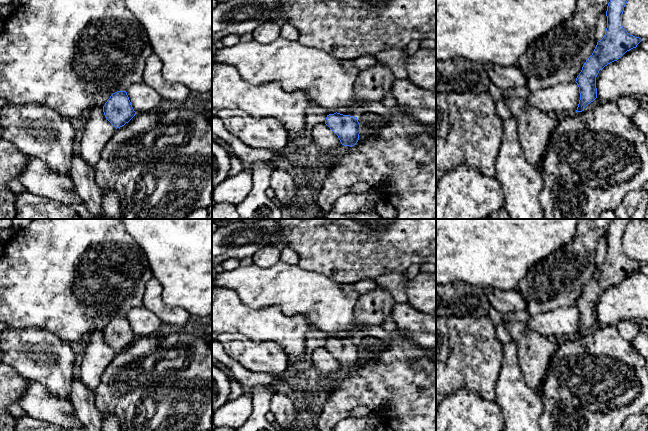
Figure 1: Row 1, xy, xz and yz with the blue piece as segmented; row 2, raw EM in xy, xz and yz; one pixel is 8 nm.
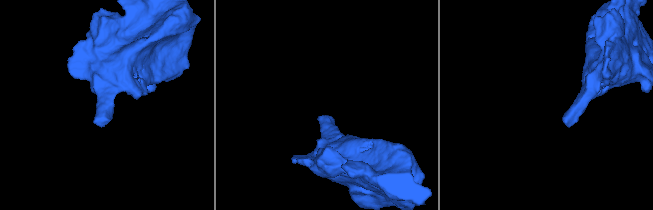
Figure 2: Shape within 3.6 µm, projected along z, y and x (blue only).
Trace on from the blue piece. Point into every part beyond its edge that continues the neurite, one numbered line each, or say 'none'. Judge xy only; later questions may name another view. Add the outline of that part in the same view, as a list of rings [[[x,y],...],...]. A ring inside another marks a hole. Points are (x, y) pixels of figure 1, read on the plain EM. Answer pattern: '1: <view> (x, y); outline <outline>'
none

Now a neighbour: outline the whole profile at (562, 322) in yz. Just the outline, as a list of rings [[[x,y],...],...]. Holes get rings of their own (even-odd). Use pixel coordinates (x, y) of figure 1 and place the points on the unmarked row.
[[[561,306],[550,312],[536,315],[526,322],[527,327],[536,333],[559,339],[575,336],[579,324],[580,317],[576,306]]]

